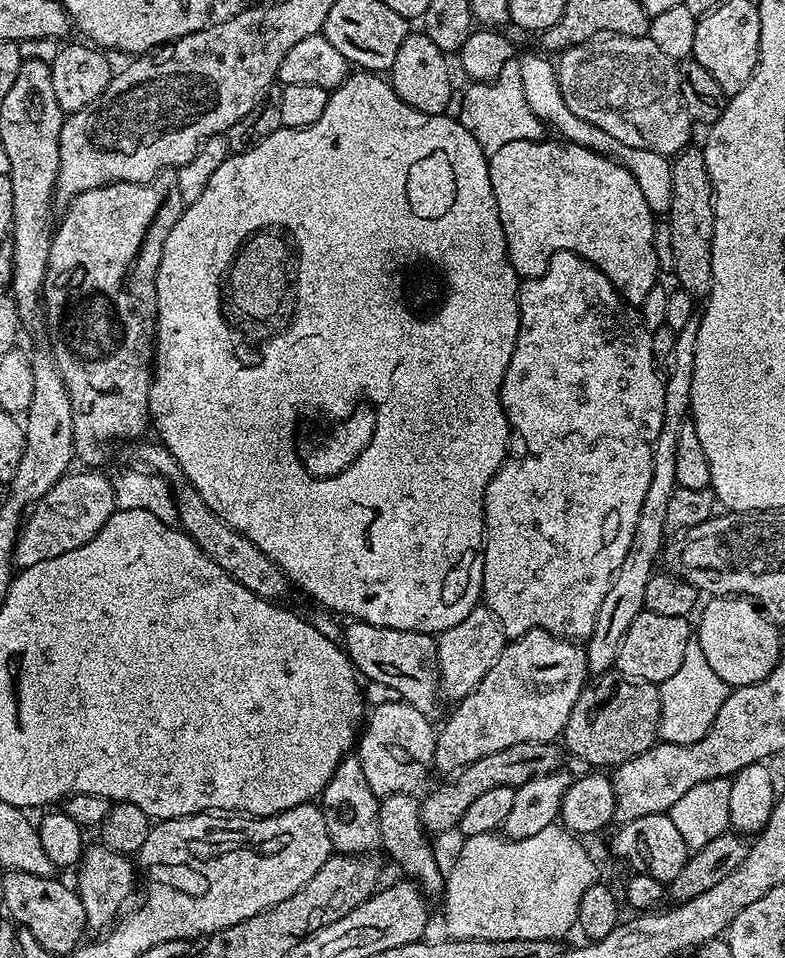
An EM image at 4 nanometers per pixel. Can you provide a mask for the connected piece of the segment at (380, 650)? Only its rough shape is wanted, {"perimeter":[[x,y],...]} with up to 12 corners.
{"perimeter":[[352,620],[342,647],[365,681],[435,717],[437,637]]}

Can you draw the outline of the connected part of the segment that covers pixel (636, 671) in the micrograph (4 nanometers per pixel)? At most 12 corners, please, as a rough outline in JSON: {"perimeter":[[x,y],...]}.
{"perimeter":[[642,611],[615,671],[661,685],[694,639],[689,617]]}

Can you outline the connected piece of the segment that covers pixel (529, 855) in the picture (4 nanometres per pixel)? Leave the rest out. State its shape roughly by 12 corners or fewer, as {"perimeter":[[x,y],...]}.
{"perimeter":[[559,823],[467,837],[454,940],[560,940],[595,862]]}

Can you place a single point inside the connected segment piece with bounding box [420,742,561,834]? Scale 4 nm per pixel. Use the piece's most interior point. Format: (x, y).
(442, 810)

